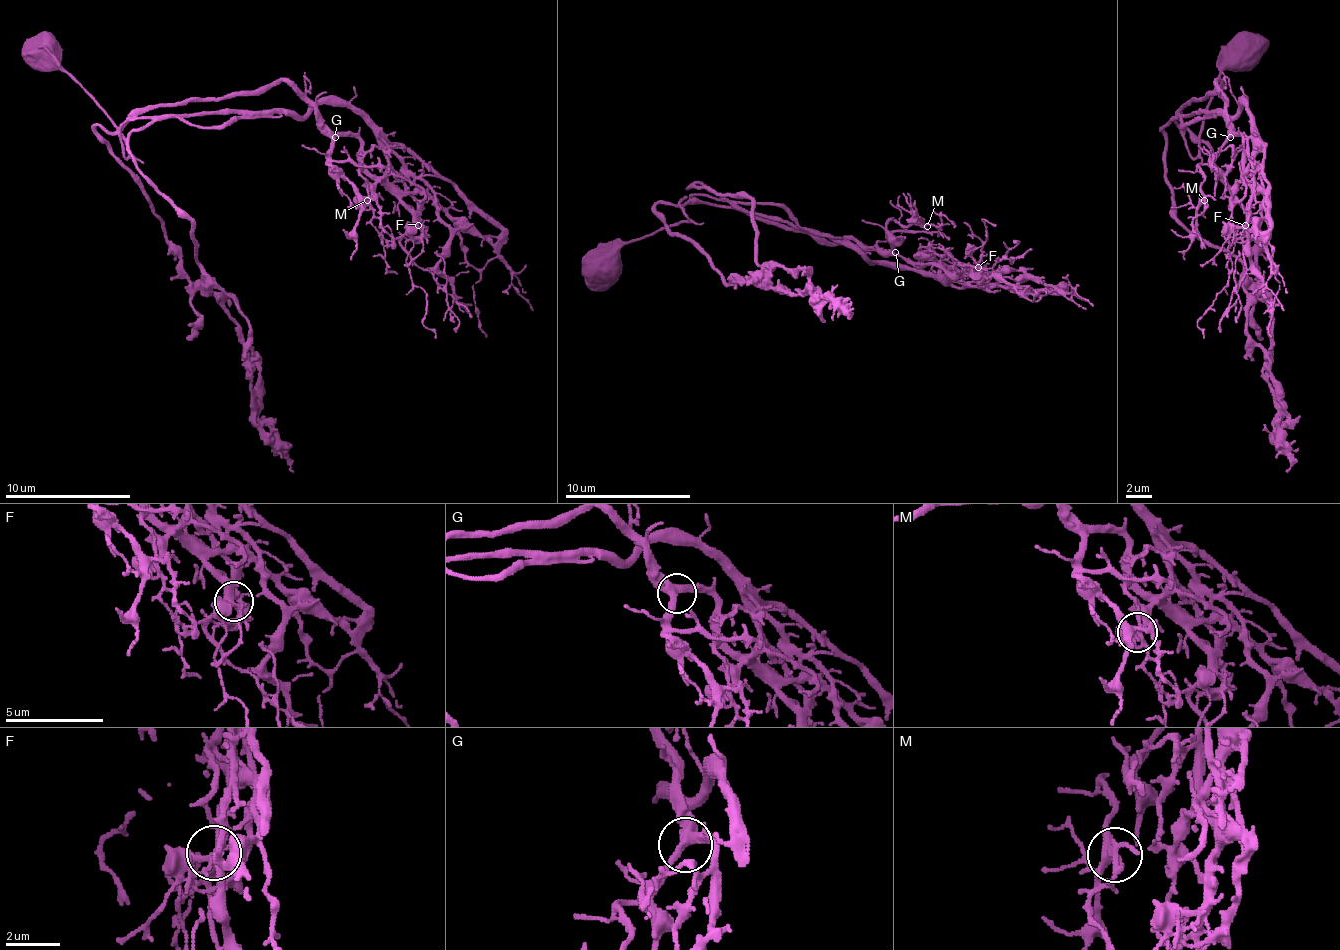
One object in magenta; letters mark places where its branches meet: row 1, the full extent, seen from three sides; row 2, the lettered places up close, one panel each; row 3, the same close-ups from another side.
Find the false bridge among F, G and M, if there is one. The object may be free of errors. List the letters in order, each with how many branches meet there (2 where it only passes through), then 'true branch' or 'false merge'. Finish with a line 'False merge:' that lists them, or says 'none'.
F: 6 branches meet; false merge
G: 3 branches meet; true branch
M: 5 branches meet; true branch
False merge: F

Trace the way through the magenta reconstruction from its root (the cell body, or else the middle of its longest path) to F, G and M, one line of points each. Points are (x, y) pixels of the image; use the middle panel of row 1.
F: (731, 201), (775, 220), (848, 239), (873, 261), (908, 264), (920, 274), (958, 274), (977, 267)
G: (731, 201), (775, 220), (788, 220), (797, 226), (848, 239), (867, 261), (867, 255), (873, 248), (895, 252)
M: (731, 201), (775, 220), (848, 239), (867, 261), (873, 248), (892, 245), (886, 229), (892, 220), (927, 226)

